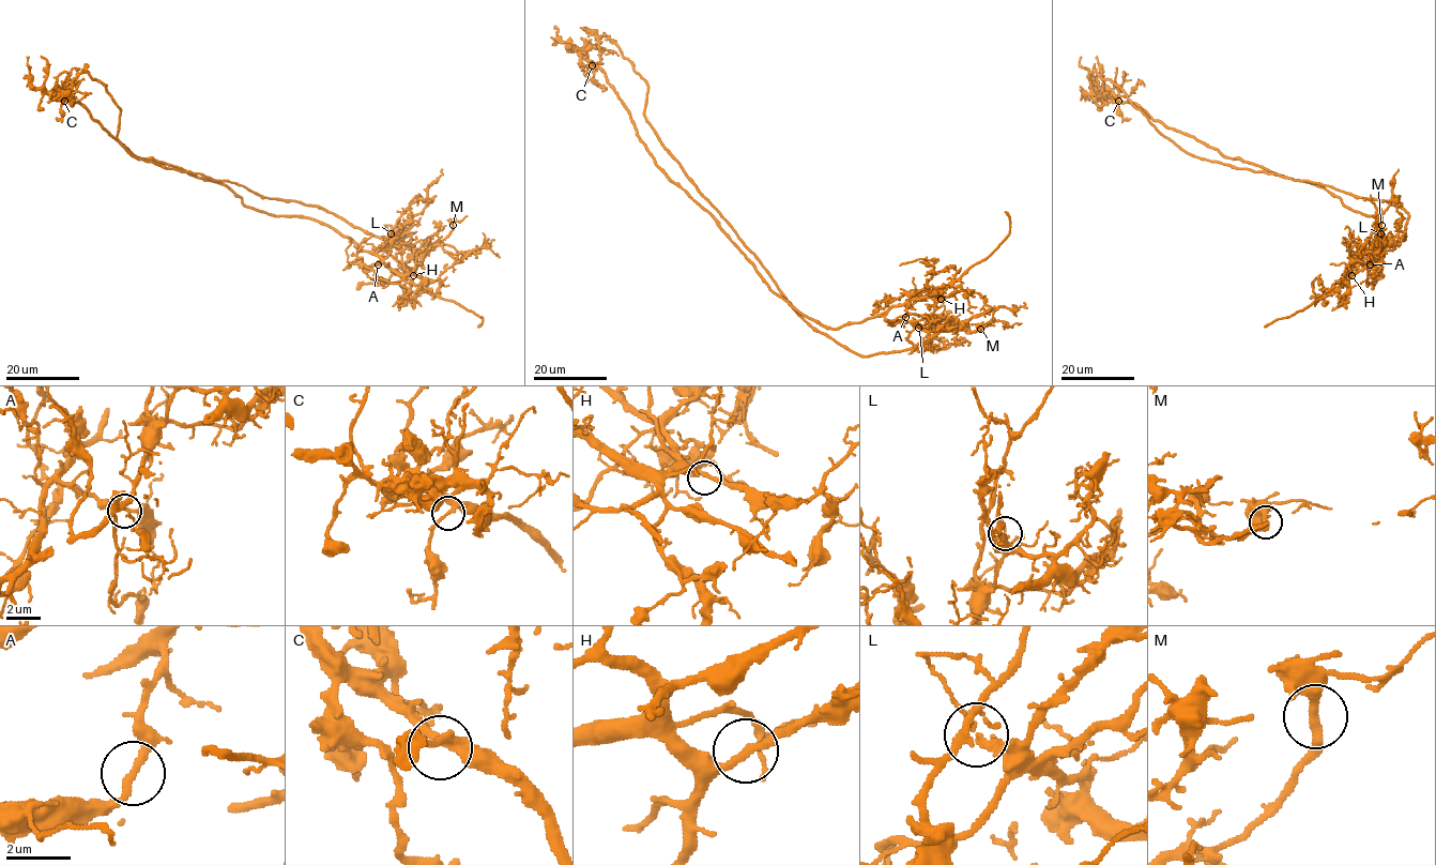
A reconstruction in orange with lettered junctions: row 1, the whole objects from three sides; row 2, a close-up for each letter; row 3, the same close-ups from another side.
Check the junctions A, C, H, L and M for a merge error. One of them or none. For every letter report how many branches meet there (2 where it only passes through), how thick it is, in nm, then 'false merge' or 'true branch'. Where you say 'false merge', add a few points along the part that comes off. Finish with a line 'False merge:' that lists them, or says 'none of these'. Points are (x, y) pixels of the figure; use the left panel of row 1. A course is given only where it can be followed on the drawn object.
A: 2 branches meet; 240 nm thick; true branch
C: 3 branches meet; 200 nm thick; true branch
H: 2 branches meet; 240 nm thick; true branch
L: 2 branches meet; 240 nm thick; false merge; foreign part runs (391, 233), (400, 241), (139, 160), (87, 72), (71, 106), (47, 102)
M: 2 branches meet; 260 nm thick; true branch
False merge: L

